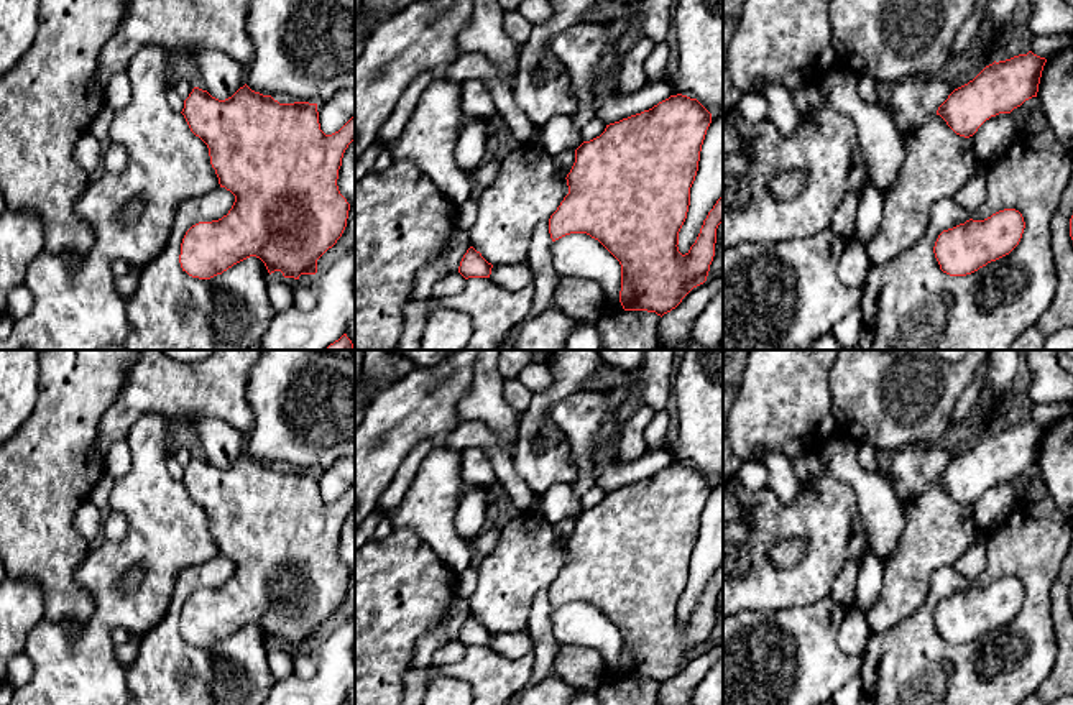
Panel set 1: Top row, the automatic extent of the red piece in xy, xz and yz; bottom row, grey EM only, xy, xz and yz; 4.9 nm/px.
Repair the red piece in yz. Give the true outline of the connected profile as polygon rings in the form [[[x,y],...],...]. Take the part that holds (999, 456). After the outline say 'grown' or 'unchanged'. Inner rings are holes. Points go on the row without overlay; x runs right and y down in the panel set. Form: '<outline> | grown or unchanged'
[[[1029,419],[986,434],[973,449],[955,457],[938,475],[946,493],[969,506],[999,482],[1011,482],[1025,468],[1037,465],[1047,427]]] | unchanged

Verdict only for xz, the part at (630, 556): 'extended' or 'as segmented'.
as segmented

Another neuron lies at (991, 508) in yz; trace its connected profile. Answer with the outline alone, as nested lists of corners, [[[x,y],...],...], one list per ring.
[[[999,482],[986,488],[973,503],[978,526],[988,534],[999,528],[1017,505],[1009,482]]]

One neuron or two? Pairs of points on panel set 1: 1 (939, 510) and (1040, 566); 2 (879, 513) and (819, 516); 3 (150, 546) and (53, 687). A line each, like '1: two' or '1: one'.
1: two
2: two
3: one

